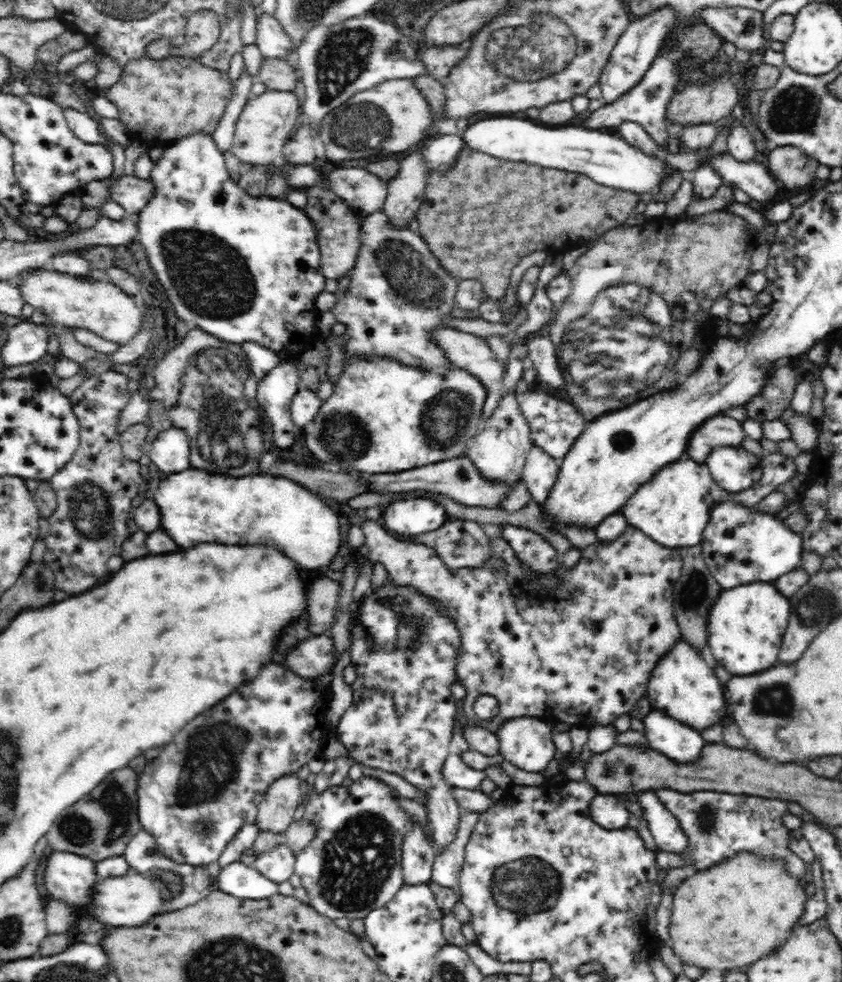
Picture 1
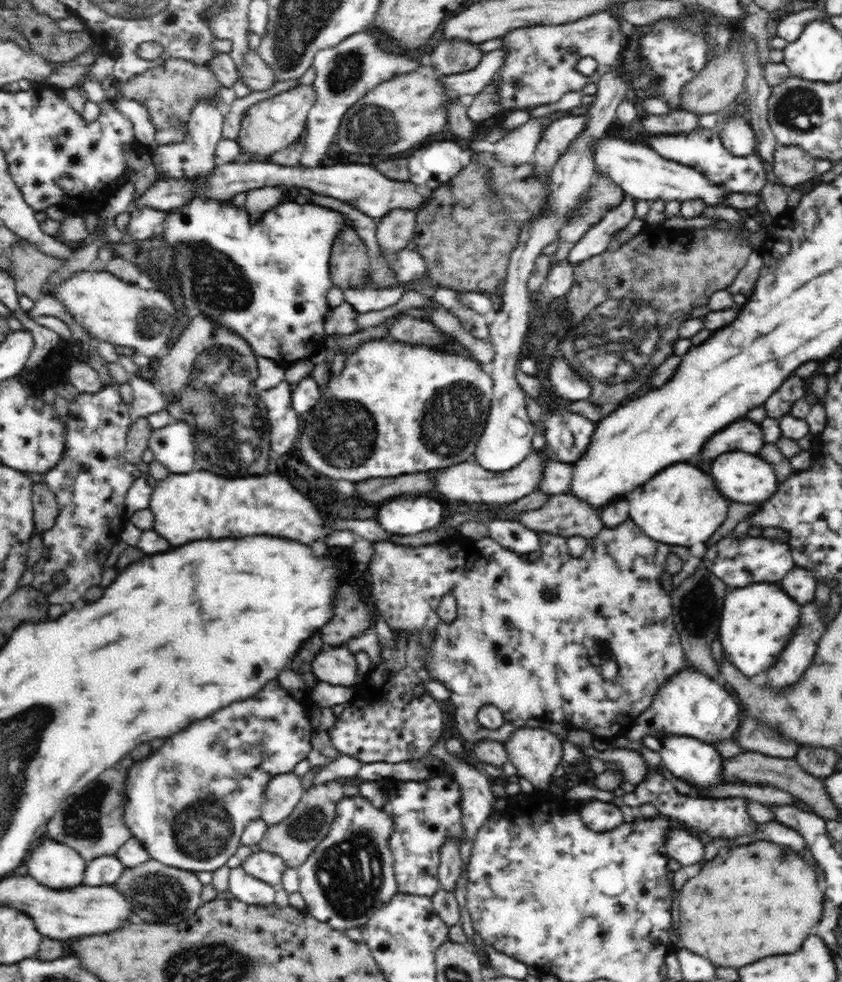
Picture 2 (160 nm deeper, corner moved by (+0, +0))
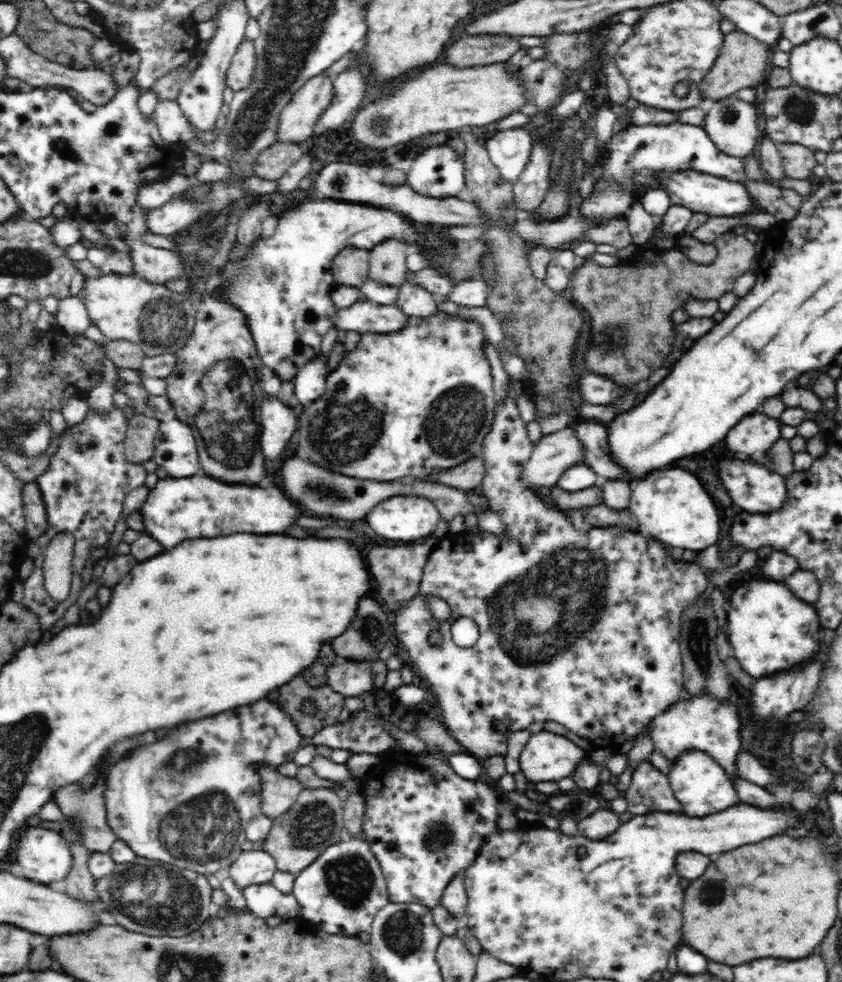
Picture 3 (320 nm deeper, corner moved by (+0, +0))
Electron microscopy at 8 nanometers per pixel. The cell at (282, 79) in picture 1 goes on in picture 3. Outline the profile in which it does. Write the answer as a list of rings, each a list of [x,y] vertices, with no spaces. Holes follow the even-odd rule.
[[[245,38],[240,42],[233,54],[226,78],[227,87],[233,92],[247,88],[253,80],[252,74],[256,66],[256,49],[252,40]]]

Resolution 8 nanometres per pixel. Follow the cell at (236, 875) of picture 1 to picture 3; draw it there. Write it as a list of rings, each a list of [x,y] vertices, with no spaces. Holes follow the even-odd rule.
[[[270,882],[261,885],[250,885],[241,891],[246,901],[247,909],[258,918],[281,916],[287,919],[302,917],[301,907],[292,894],[284,894]]]

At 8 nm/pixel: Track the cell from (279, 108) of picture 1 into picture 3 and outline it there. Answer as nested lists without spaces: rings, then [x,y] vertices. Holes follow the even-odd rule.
[[[326,73],[310,78],[304,83],[302,90],[291,95],[290,102],[279,113],[279,125],[276,127],[276,142],[301,143],[317,128],[319,118],[331,105],[335,97],[334,80]]]

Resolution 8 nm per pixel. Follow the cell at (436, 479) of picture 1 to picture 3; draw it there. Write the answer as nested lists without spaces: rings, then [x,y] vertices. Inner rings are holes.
[[[570,427],[544,435],[523,464],[523,481],[531,488],[556,486],[566,470],[583,462],[584,448]]]

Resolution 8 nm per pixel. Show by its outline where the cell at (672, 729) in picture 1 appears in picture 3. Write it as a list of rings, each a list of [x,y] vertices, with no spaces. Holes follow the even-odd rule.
[[[684,751],[675,759],[667,778],[674,797],[684,807],[684,814],[689,818],[704,818],[741,802],[734,789],[734,783],[725,774],[724,768],[702,751]]]

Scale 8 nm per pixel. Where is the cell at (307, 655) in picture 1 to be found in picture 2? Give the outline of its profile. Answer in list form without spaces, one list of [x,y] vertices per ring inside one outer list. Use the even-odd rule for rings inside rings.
[[[324,646],[324,650],[311,663],[312,672],[318,680],[332,686],[353,687],[358,678],[355,654],[348,646]]]

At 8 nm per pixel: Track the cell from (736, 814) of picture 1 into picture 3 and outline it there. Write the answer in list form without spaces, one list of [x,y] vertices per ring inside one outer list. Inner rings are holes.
[[[643,761],[636,768],[631,776],[632,783],[625,791],[627,802],[627,811],[633,815],[641,815],[648,813],[683,813],[684,807],[674,797],[669,780],[664,774],[661,774],[650,761]]]

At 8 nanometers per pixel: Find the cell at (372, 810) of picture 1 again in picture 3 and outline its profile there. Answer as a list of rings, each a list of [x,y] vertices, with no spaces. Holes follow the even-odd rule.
[[[361,834],[359,839],[340,841],[326,847],[310,866],[295,875],[291,893],[301,907],[303,920],[313,922],[320,929],[333,935],[356,937],[360,932],[369,932],[376,913],[389,904],[384,873],[378,865],[377,857],[370,850],[368,840]]]

